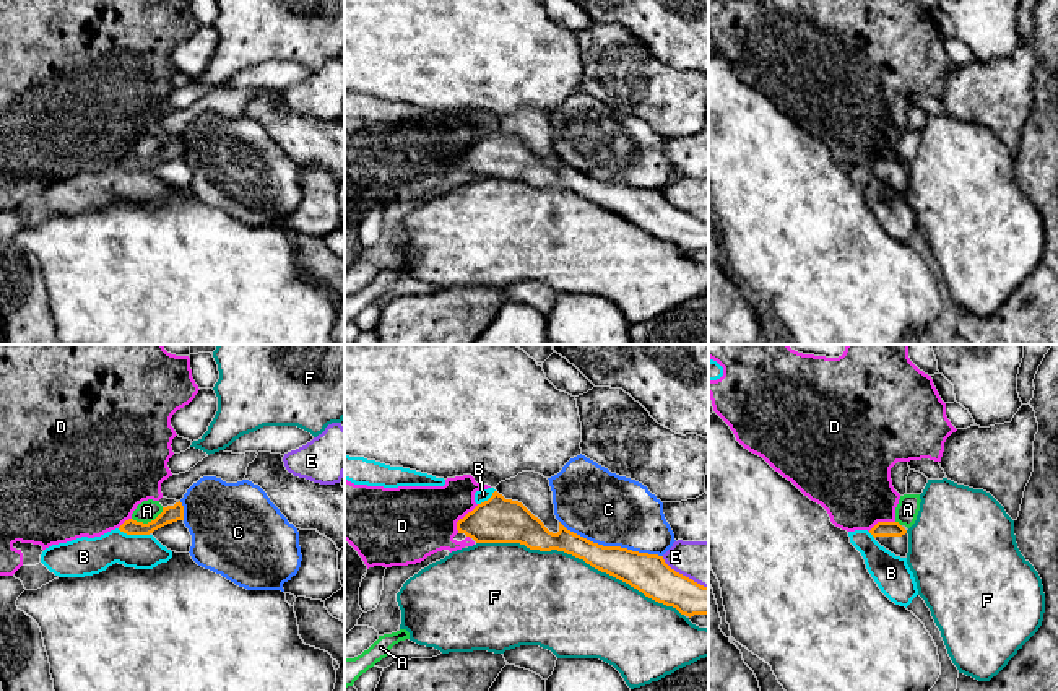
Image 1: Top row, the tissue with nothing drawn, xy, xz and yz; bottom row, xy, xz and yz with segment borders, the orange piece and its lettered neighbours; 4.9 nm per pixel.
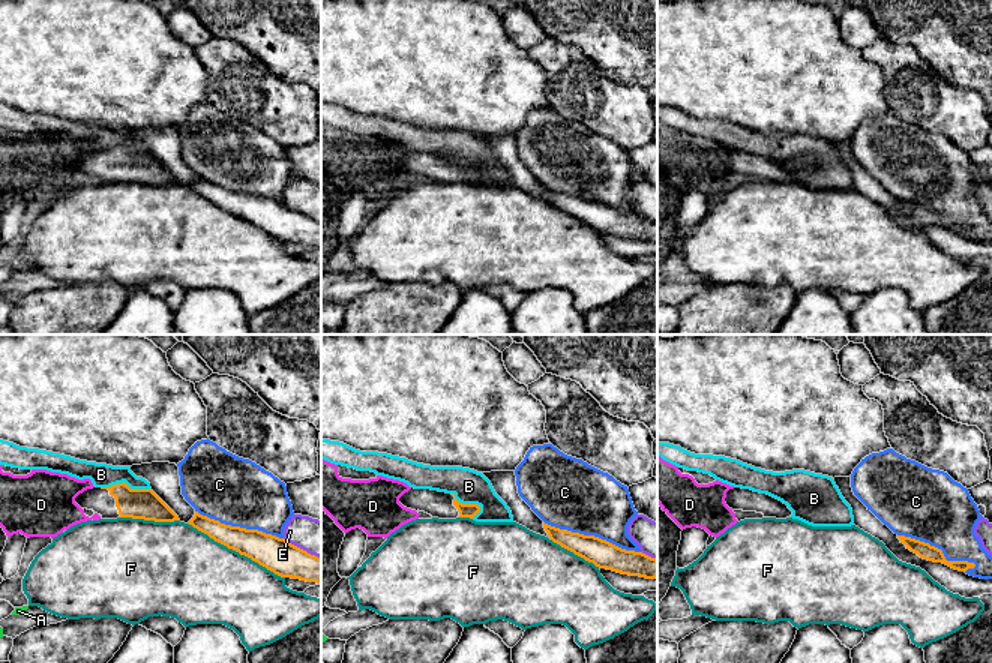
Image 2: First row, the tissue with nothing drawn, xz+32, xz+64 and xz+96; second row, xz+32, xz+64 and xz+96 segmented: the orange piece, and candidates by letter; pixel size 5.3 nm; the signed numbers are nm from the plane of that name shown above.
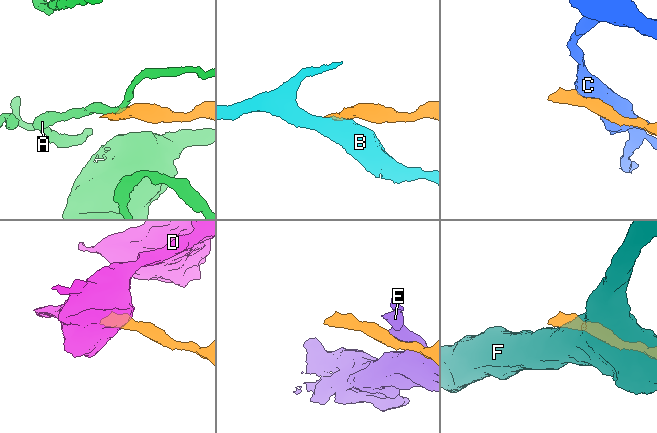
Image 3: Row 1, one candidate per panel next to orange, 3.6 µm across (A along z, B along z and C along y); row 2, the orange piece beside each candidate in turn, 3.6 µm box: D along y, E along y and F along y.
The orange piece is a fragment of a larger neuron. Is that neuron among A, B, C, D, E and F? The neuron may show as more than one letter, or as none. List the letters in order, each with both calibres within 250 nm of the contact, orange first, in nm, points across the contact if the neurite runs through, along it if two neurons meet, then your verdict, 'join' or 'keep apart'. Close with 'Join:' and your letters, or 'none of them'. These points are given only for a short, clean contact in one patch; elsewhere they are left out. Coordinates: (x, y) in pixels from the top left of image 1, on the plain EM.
A: 90/100 nm | keep apart
B: 90/180 nm | keep apart
C: 190/360 nm | keep apart
D: 220/360 nm | along xz (478, 140), (457, 158), (457, 168) | keep apart
E: 190/220 nm | keep apart
F: 160/480 nm | keep apart
Join: none of them

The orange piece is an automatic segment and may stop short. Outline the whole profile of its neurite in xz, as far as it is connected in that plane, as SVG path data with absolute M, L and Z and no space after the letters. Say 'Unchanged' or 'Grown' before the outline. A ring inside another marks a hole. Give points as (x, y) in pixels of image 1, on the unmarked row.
Unchanged. M497 127L460 154L457 166L476 179L520 179L530 185L564 187L681 250L709 250L709 223L671 205L663 192L603 182L561 158L559 167L553 169L522 138L505 135Z

